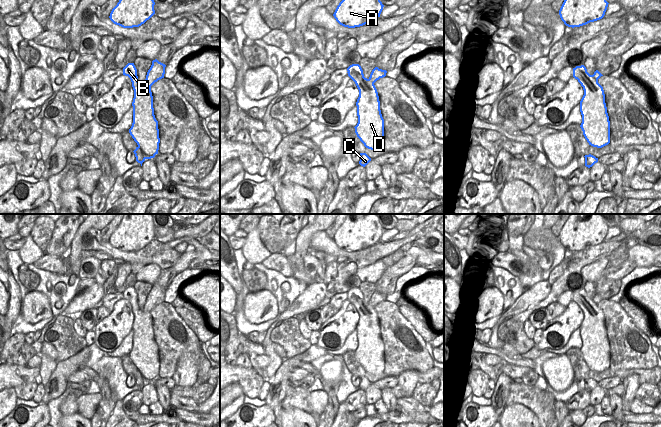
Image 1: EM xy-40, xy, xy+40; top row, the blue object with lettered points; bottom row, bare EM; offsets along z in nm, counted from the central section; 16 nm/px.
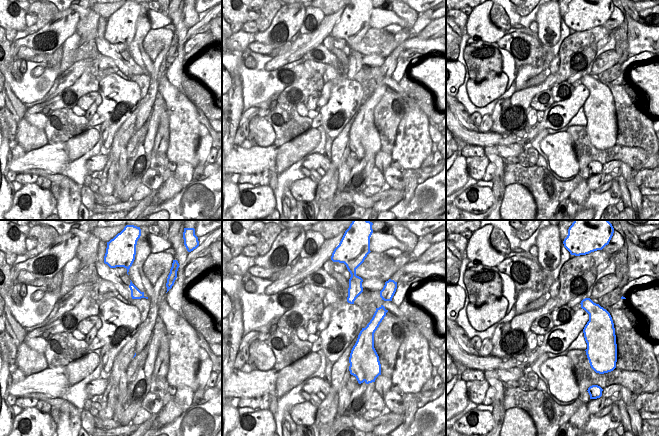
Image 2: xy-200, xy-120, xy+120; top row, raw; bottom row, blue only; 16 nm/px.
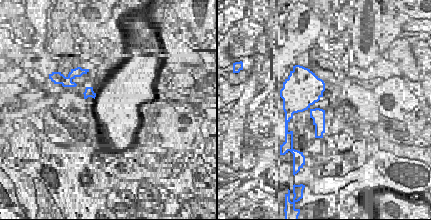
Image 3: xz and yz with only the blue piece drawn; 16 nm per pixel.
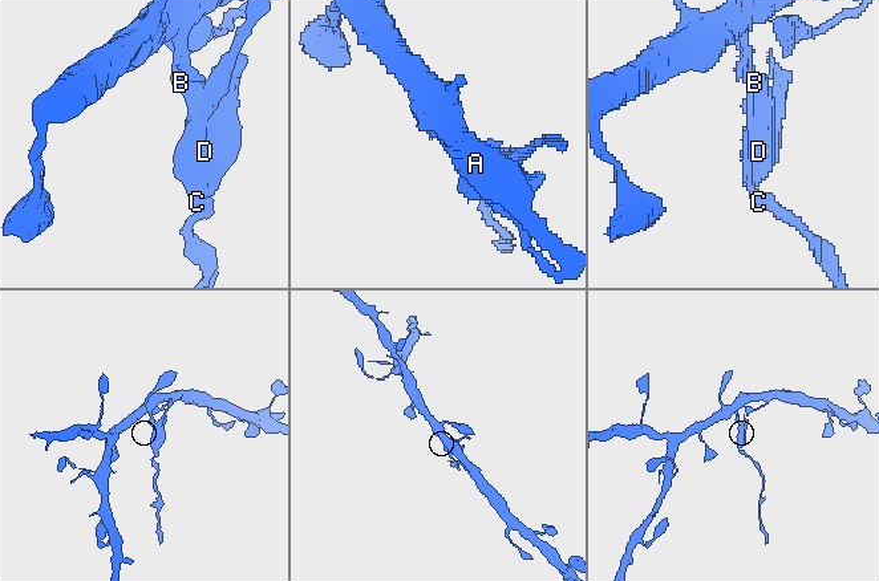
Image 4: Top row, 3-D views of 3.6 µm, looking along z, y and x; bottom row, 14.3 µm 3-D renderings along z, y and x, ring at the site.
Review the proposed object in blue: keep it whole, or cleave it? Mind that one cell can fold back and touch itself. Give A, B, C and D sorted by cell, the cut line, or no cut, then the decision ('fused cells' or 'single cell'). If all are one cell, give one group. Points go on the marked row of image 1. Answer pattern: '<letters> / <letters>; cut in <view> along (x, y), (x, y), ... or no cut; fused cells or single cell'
A B / C D; cut in xy+40 along (589, 74), (586, 78), (581, 78), (578, 81); fused cells

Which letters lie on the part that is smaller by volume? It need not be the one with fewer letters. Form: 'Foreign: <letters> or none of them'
Foreign: C, D

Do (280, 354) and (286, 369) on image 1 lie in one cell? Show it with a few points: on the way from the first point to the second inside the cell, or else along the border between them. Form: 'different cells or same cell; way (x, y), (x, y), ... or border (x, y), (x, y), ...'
different cells; border (283, 361), (270, 381)

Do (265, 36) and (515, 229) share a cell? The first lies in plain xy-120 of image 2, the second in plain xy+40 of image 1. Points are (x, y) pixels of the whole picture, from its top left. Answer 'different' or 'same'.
same

